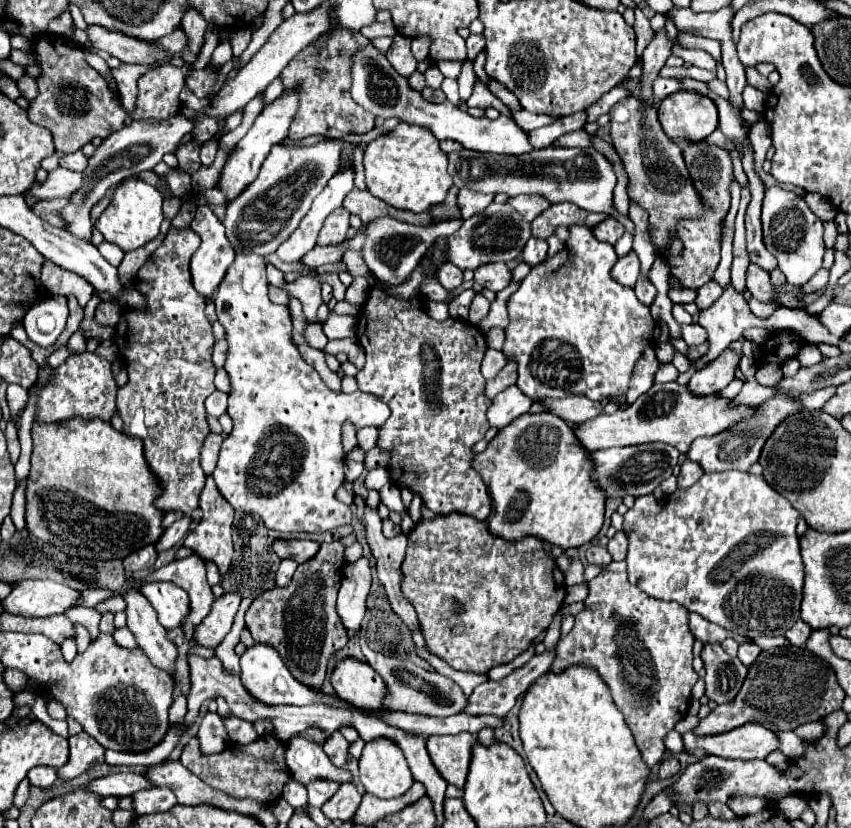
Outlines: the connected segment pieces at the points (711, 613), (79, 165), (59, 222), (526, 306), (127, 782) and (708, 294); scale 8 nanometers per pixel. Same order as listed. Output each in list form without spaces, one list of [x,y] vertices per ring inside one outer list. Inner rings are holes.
[[[721,471],[721,473],[705,473],[693,487],[689,489],[677,489],[675,493],[655,499],[653,495],[639,497],[635,499],[633,509],[627,511],[625,515],[625,533],[629,537],[629,555],[627,555],[627,573],[633,585],[643,589],[649,597],[663,599],[663,601],[677,601],[683,605],[687,611],[699,613],[703,619],[733,631],[735,635],[755,639],[759,635],[783,635],[787,629],[793,627],[795,621],[799,621],[799,603],[803,595],[803,559],[799,553],[799,539],[795,535],[795,527],[799,523],[799,511],[785,499],[781,497],[775,489],[771,489],[761,475],[751,475],[751,473],[741,473],[741,471]]]
[[[81,151],[71,153],[71,155],[63,155],[61,157],[61,167],[71,169],[71,171],[83,171],[83,169],[87,169],[87,157]]]
[[[45,199],[45,201],[37,203],[33,211],[35,211],[41,219],[49,221],[51,225],[55,227],[65,227],[65,221],[63,221],[63,217],[61,217],[61,209],[63,209],[65,205],[67,205],[67,199]]]
[[[573,225],[565,247],[549,261],[535,265],[531,273],[521,281],[521,287],[511,295],[509,327],[505,329],[503,353],[519,363],[517,387],[533,401],[561,399],[571,395],[585,395],[593,401],[617,399],[627,393],[631,371],[643,349],[653,341],[655,321],[629,287],[611,279],[611,267],[617,261],[615,249],[609,243],[601,243],[593,237],[591,227]]]
[[[117,773],[111,777],[101,777],[91,781],[91,791],[101,797],[131,797],[141,789],[151,789],[153,783],[149,777],[139,773]]]
[[[709,281],[697,289],[697,301],[695,303],[697,303],[697,307],[711,307],[719,299],[721,293],[723,293],[723,287],[717,281]]]

